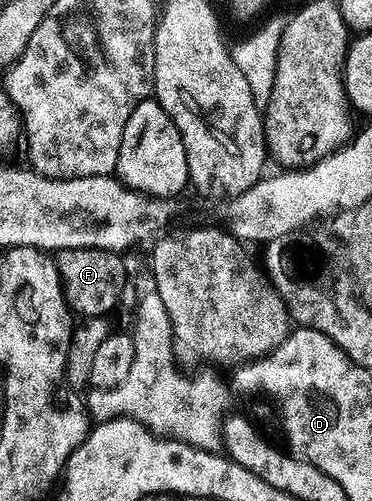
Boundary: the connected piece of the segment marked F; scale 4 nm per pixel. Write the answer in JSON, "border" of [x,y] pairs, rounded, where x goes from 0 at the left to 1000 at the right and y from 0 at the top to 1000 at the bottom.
{"border":[[[250,493],[180,495],[151,501],[148,521],[164,553],[175,605],[199,629],[231,635],[282,635],[315,611],[336,579],[336,523],[323,505]]]}

